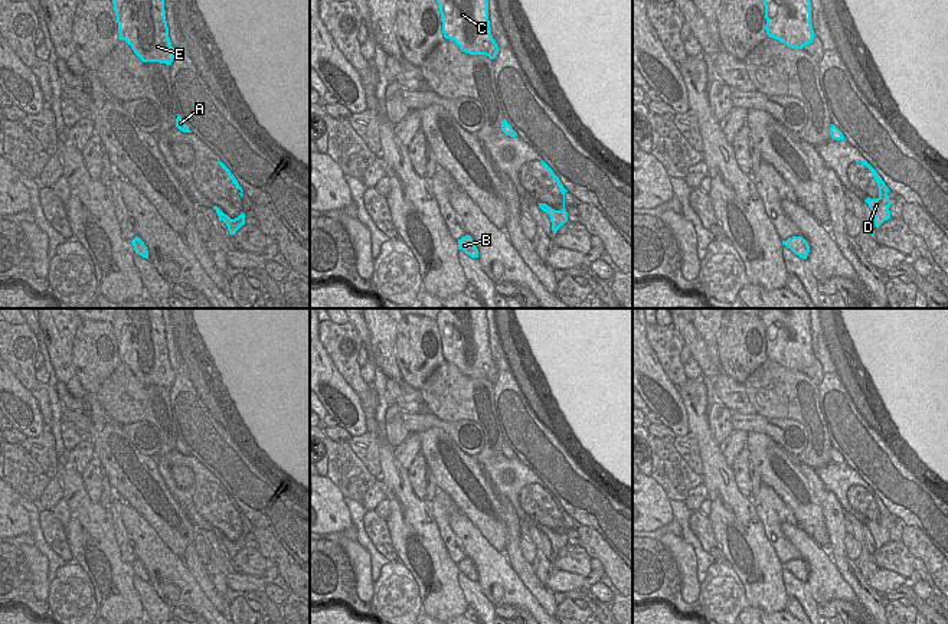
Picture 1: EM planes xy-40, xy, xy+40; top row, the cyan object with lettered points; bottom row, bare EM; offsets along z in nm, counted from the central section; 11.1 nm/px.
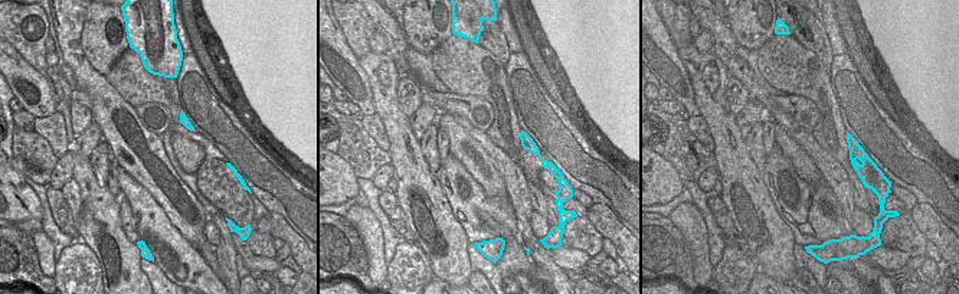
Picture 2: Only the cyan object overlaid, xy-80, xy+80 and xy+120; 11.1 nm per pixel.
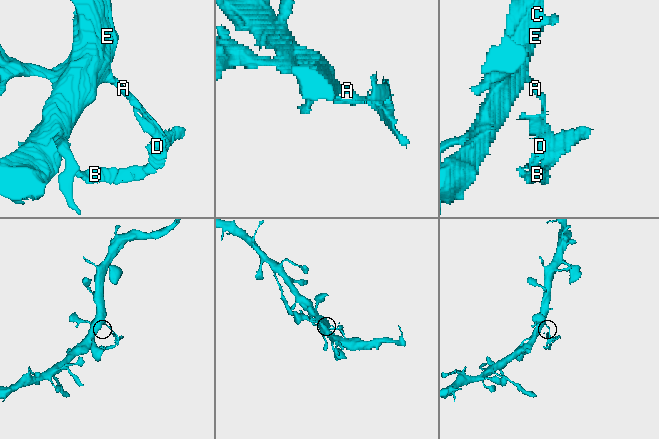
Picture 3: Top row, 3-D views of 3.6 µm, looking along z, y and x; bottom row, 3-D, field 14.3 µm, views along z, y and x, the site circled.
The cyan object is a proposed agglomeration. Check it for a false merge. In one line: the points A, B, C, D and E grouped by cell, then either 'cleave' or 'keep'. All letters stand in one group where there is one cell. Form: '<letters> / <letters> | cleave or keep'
A C E / B D | cleave

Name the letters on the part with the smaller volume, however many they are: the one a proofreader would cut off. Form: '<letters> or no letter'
B, D

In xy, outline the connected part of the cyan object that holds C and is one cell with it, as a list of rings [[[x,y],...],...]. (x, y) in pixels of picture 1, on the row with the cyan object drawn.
[[[437,0],[442,33],[470,55],[494,59],[498,46],[491,36],[488,0]]]

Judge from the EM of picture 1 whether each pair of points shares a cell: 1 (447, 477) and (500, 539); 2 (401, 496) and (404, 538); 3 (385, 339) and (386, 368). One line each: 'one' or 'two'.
1: one
2: one
3: one

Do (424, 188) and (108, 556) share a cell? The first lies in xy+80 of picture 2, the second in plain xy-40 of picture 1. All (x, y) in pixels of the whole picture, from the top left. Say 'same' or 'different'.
same

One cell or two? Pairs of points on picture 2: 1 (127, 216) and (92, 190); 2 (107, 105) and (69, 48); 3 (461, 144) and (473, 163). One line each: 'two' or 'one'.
1: two
2: one
3: one

